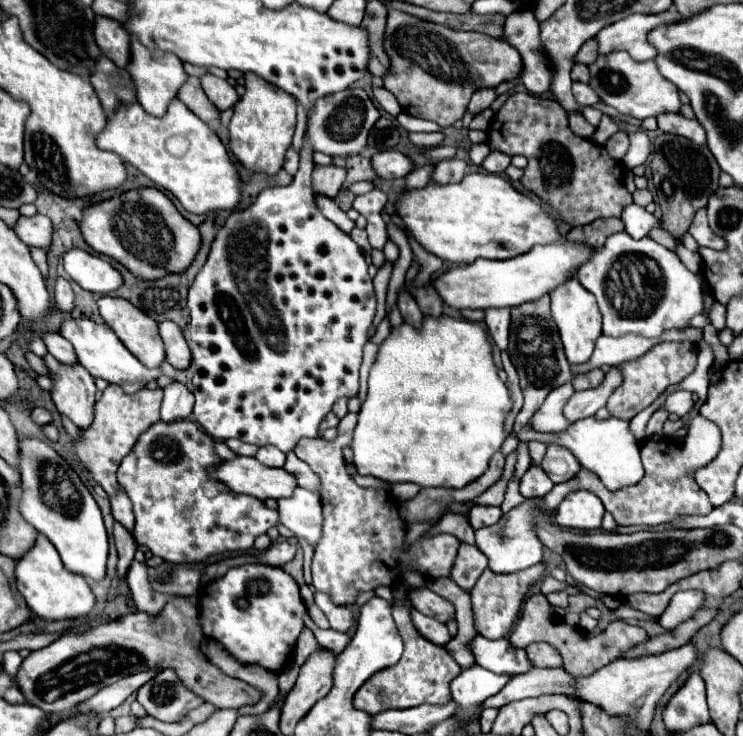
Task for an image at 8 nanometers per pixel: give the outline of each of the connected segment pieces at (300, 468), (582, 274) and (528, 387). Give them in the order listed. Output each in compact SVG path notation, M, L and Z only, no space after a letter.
M292 451L286 455L284 471L286 471L286 469L288 469L292 475L296 475L296 481L298 481L300 487L310 489L312 493L318 495L318 489L316 489L316 487L318 487L318 477L314 477L314 473L310 473L310 467L308 467L304 461L298 461Z
M626 231L614 233L606 243L596 249L586 263L578 267L576 279L580 285L598 299L600 313L604 317L602 333L610 337L622 337L626 333L636 333L642 337L660 337L668 329L688 327L688 321L702 313L702 281L684 267L674 251L658 245L656 241L644 237L640 241L632 239Z
M548 295L510 309L510 343L512 345L508 345L508 355L510 355L512 365L518 371L520 389L524 393L524 407L516 417L514 431L522 431L524 425L528 423L528 419L534 415L534 411L542 405L546 395L554 387L560 387L572 379L570 363L566 361L558 329L550 315L550 297Z

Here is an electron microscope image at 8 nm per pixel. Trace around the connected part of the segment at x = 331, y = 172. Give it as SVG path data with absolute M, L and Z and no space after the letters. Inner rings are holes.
M330 165L330 167L314 167L312 173L312 191L314 195L324 195L328 199L334 199L344 183L346 169Z

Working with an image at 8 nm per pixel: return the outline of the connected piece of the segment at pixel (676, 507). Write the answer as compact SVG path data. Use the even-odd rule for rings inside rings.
M698 413L696 417L692 417L688 435L682 443L676 443L672 439L662 439L658 443L654 443L654 441L642 443L640 453L642 453L642 463L644 463L646 475L642 477L642 481L638 481L638 485L632 485L630 489L622 489L618 493L610 493L602 485L602 481L598 481L598 477L594 477L594 473L590 473L588 469L580 469L570 481L554 485L554 489L542 497L540 507L544 511L552 511L560 505L560 501L570 491L586 489L586 491L592 491L604 503L606 511L612 513L612 517L618 525L662 525L682 513L710 513L712 505L710 505L706 493L702 493L702 489L698 489L698 485L690 477L690 473L692 473L692 469L700 469L702 465L710 463L710 459L714 459L718 455L718 451L720 451L718 425L714 425L712 421L708 421L706 417L702 417Z

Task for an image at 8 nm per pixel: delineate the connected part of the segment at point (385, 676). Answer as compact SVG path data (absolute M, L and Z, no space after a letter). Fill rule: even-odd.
M404 585L404 589L406 589L404 597L398 601L392 601L392 616L398 632L404 639L402 659L396 665L374 673L354 695L354 707L360 711L366 711L368 715L376 715L386 709L418 707L422 703L446 705L452 699L450 697L450 681L454 677L458 677L458 673L462 673L460 665L454 661L454 657L444 647L430 643L428 639L424 639L418 633L418 629L412 623L412 617L410 617L410 611L414 609L414 605L410 601L410 593L416 587Z

